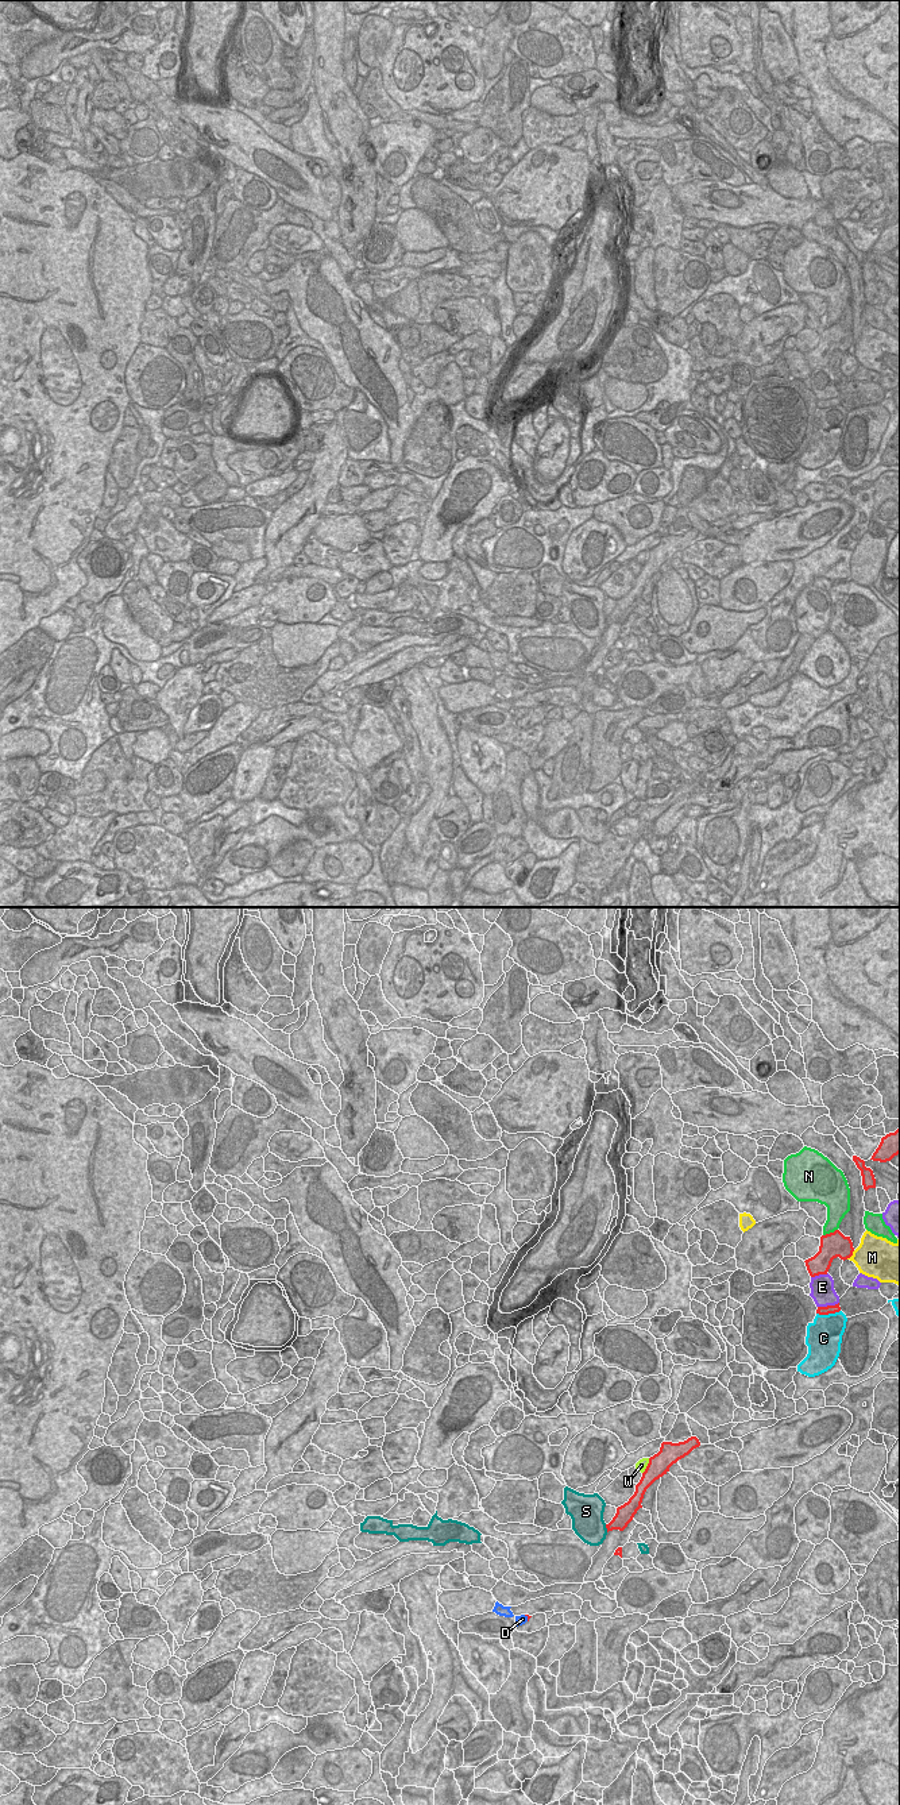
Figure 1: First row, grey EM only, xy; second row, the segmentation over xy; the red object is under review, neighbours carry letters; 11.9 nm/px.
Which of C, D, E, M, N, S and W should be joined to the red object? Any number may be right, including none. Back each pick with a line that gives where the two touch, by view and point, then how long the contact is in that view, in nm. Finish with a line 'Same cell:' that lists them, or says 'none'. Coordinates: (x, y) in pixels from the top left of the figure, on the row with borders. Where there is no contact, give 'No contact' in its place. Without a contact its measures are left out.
Same cell: none

